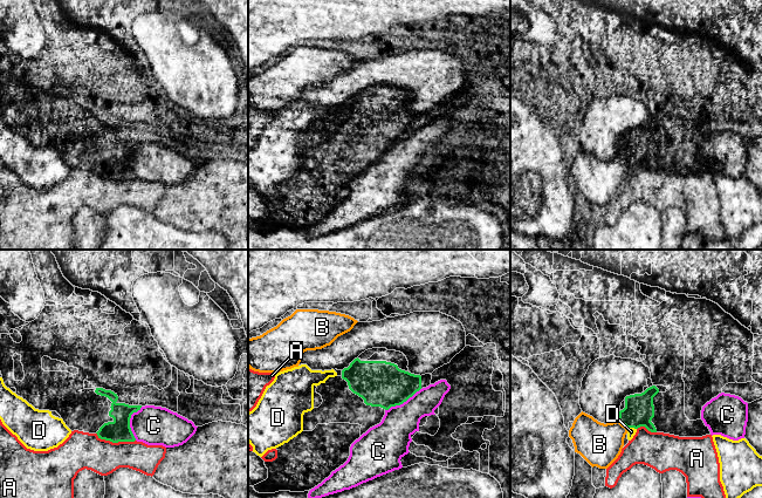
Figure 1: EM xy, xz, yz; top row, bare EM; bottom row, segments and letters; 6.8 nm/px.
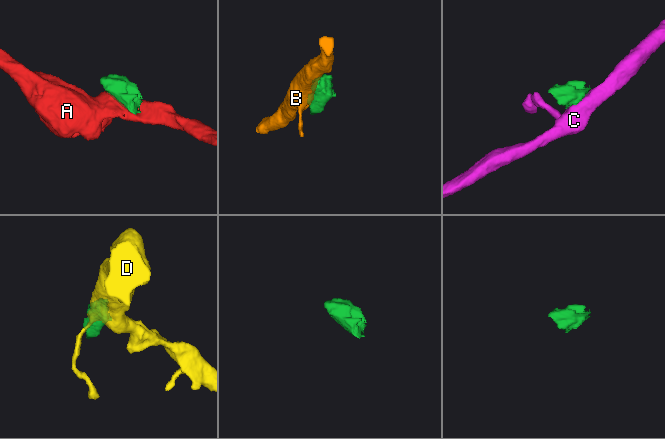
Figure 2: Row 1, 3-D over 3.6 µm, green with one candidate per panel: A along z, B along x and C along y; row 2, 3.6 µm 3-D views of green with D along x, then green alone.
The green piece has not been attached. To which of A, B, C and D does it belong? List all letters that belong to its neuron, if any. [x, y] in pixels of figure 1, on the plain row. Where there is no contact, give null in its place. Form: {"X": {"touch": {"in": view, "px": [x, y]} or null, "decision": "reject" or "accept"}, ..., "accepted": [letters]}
{"A": {"touch": {"in": "xy", "px": [115, 179]}, "decision": "reject"}, "B": {"touch": {"in": "yz", "px": [623, 162]}, "decision": "reject"}, "C": {"touch": {"in": "xy", "px": [129, 159]}, "decision": "reject"}, "D": {"touch": {"in": "yz", "px": [632, 164]}, "decision": "reject"}, "accepted": []}

